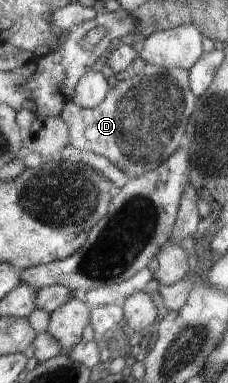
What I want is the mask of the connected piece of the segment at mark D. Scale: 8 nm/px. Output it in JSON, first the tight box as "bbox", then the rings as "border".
{"bbox":[57,63,196,180],"border":[[[145,63],[138,74],[116,81],[114,86],[108,89],[104,98],[93,108],[83,108],[72,101],[66,101],[57,115],[67,126],[67,144],[78,150],[88,150],[92,152],[91,154],[102,154],[100,156],[104,156],[130,180],[134,176],[140,176],[158,168],[178,146],[182,145],[185,126],[188,117],[192,114],[192,109],[195,108],[195,102],[196,97],[188,88],[187,69],[158,68],[153,64]]]}

